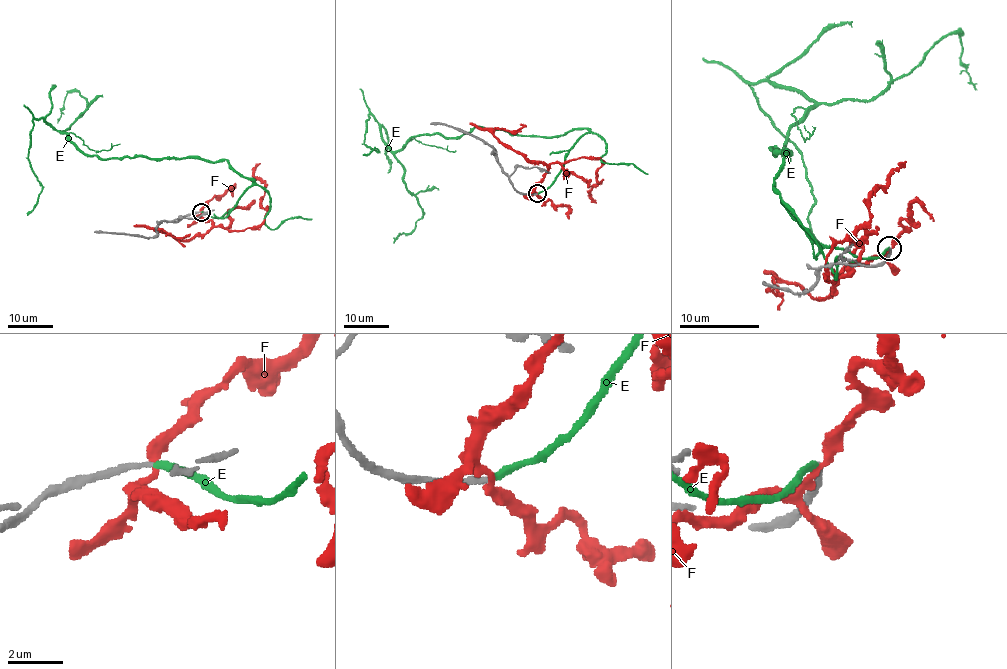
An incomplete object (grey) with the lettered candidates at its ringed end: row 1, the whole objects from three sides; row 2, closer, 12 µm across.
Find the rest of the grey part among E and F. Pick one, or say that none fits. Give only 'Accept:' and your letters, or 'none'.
Accept: E

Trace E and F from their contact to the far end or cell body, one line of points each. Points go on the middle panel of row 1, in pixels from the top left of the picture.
E: (537, 193), (585, 128), (541, 137), (473, 127), (392, 151), (369, 115), (364, 143), (378, 151), (363, 155)
F: (537, 193), (535, 186), (551, 164), (598, 157), (602, 162), (597, 181), (601, 183), (590, 192), (596, 203)

